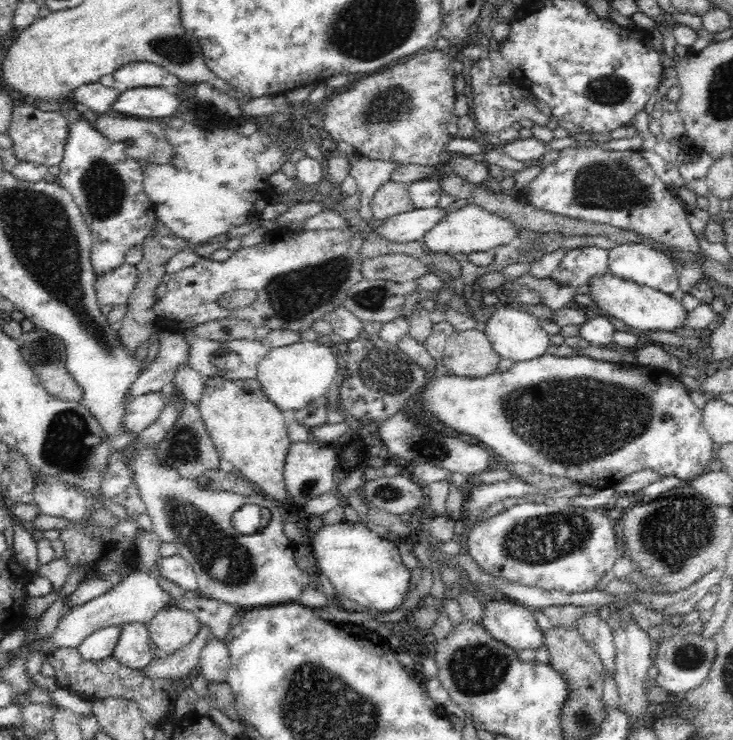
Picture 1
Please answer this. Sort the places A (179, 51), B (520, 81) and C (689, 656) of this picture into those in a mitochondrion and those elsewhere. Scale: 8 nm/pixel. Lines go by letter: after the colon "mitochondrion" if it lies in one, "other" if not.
A: mitochondrion
B: other
C: mitochondrion

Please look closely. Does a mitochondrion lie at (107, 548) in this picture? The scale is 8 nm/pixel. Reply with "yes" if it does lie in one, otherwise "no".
no

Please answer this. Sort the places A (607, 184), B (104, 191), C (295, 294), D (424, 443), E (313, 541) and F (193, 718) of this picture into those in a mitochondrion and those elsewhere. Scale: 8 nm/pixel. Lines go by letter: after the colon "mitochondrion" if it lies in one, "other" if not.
A: mitochondrion
B: mitochondrion
C: mitochondrion
D: mitochondrion
E: other
F: other

